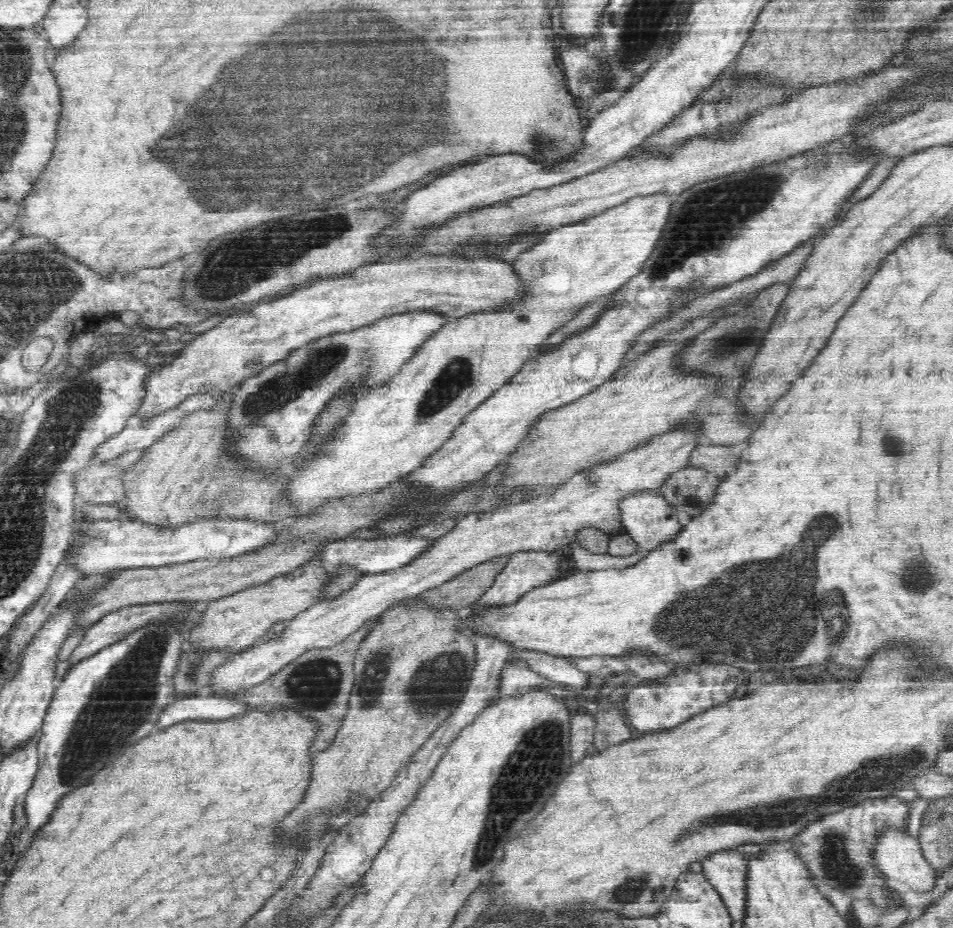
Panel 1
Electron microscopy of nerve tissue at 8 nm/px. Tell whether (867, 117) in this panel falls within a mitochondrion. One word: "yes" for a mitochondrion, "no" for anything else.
no

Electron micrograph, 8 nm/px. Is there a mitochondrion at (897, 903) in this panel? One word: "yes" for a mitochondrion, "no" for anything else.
no

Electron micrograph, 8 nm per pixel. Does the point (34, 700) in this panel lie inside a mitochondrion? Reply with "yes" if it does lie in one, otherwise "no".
no

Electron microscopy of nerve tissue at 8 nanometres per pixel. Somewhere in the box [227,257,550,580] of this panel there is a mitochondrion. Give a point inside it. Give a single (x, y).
(280, 390)

